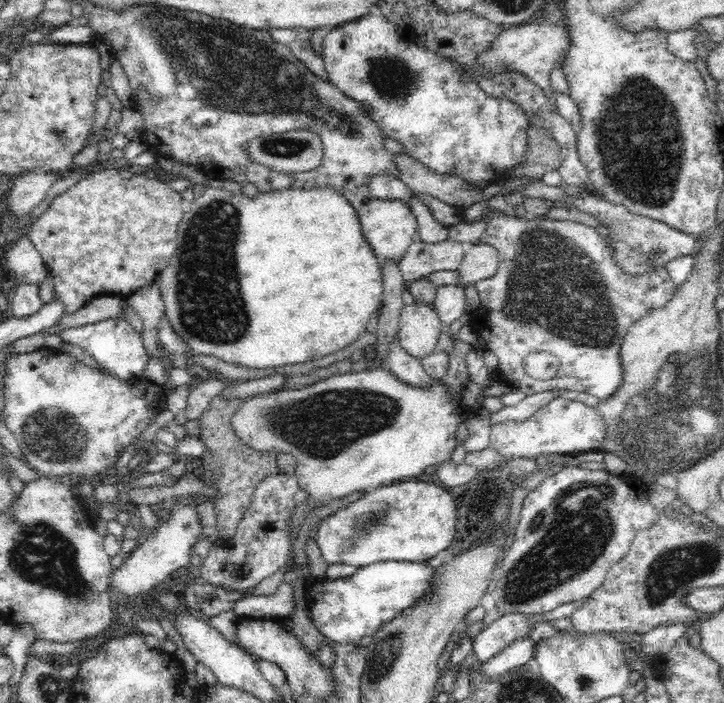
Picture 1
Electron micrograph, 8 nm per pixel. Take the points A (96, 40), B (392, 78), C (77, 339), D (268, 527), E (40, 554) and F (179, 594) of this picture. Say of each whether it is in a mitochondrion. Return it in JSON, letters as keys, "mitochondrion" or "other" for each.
{"A":"other","B":"mitochondrion","C":"other","D":"other","E":"mitochondrion","F":"other"}

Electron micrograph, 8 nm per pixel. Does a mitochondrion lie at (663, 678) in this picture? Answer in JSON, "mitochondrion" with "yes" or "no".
{"mitochondrion":"no"}

